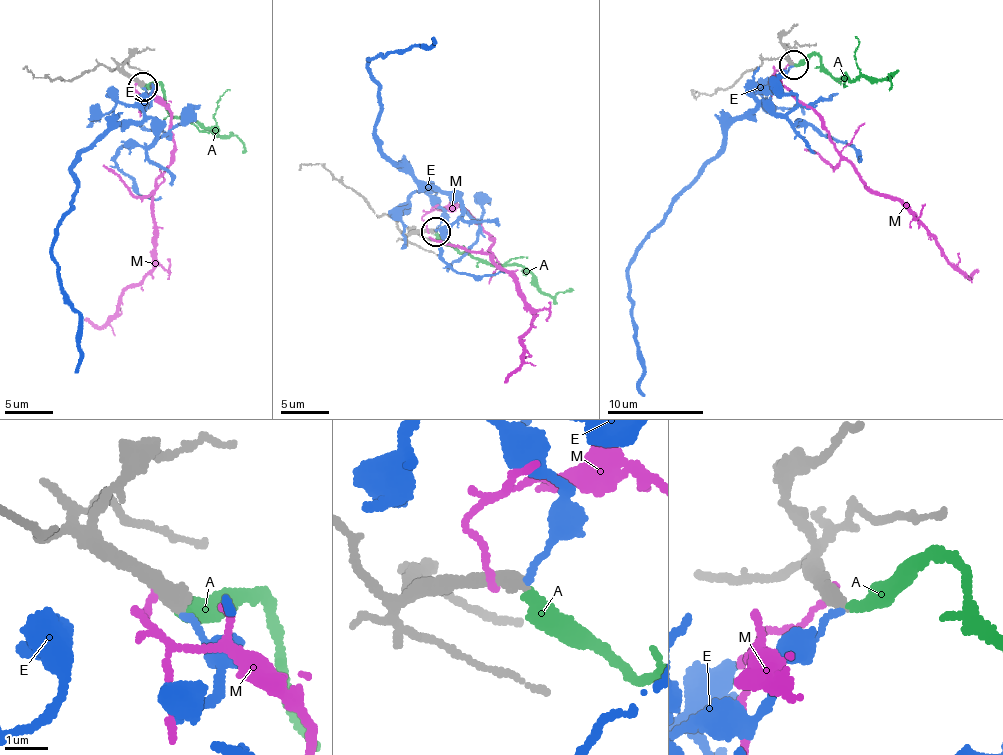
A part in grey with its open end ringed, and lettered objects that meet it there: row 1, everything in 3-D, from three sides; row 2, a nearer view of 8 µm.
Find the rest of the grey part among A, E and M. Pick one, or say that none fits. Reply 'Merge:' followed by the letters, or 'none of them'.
Merge: A

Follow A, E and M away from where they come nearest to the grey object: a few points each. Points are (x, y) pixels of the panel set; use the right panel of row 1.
A: (793, 64), (817, 56), (820, 67), (839, 79), (848, 75), (883, 79), (890, 74), (888, 91)
E: (793, 67), (755, 94), (754, 107), (727, 128), (720, 151), (631, 259), (645, 395)
M: (791, 61), (772, 76), (814, 112), (833, 146), (874, 192), (919, 218), (952, 264), (968, 276), (977, 270)

